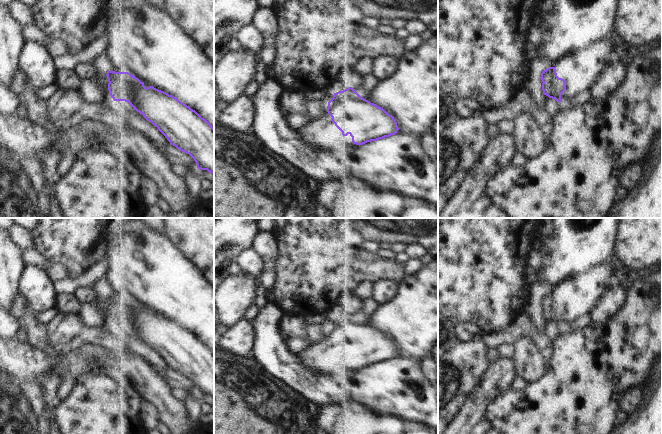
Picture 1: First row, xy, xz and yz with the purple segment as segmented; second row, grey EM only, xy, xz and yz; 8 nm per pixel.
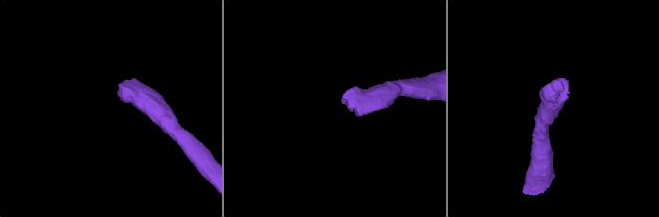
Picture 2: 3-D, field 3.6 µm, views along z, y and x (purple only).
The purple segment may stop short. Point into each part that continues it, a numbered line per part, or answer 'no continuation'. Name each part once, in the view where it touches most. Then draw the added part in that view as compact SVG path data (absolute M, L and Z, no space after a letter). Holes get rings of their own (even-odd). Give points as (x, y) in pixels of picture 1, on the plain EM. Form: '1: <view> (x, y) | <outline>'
1: yz (598, 280) | M602 263L588 273L569 278L553 287L559 302L566 305L562 321L587 321L594 306L603 293L615 285L617 273L615 263Z

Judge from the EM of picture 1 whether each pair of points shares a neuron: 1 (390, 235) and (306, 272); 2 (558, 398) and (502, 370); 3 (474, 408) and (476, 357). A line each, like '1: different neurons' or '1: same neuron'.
1: different neurons
2: different neurons
3: different neurons

